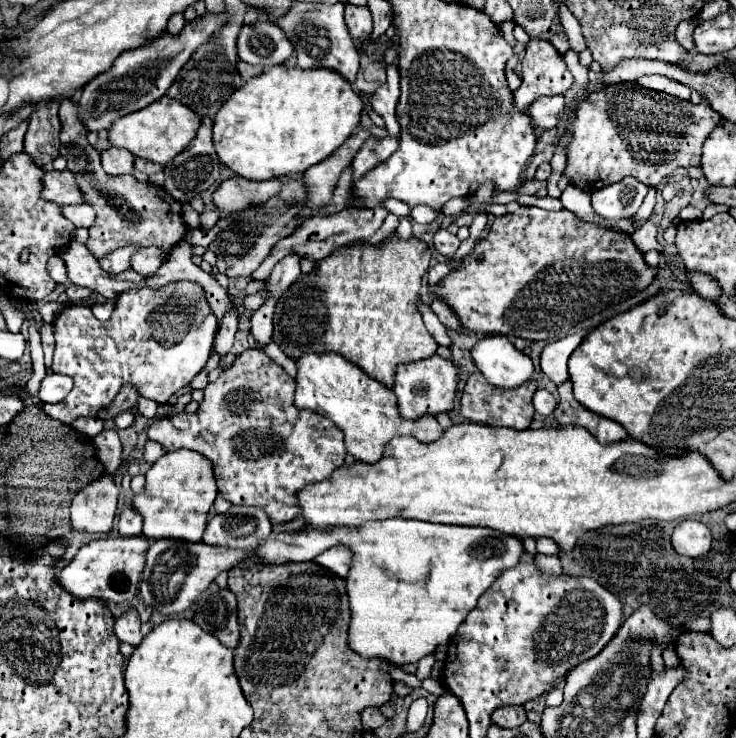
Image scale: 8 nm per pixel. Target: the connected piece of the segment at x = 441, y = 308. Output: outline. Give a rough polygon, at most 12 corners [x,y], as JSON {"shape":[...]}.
{"shape":[[435,296],[431,309],[447,329],[461,330],[456,314]]}

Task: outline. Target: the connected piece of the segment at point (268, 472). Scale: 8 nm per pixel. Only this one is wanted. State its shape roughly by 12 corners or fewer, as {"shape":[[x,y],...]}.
{"shape":[[247,349],[199,409],[155,419],[165,451],[213,461],[219,495],[299,513],[345,463],[343,433]]}

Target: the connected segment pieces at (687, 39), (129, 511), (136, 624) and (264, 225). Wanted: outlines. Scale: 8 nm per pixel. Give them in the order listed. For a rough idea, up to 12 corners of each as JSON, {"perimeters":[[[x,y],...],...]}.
{"perimeters":[[[681,21],[675,39],[687,51],[693,49],[695,21]],[[133,507],[119,515],[121,535],[139,535],[141,517]],[[137,609],[115,621],[119,641],[137,647],[141,643]],[[303,177],[263,207],[221,217],[185,241],[211,249],[249,279],[295,229]]]}

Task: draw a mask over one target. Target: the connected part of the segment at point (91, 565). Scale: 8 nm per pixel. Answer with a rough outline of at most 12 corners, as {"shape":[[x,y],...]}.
{"shape":[[95,539],[57,583],[77,599],[131,601],[147,539]]}

